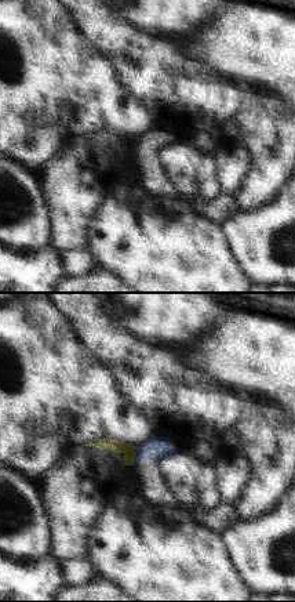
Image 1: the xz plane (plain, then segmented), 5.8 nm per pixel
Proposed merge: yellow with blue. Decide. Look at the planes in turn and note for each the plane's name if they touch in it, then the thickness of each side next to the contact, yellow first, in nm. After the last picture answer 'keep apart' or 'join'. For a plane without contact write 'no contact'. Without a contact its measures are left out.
xz | 70/140 nm

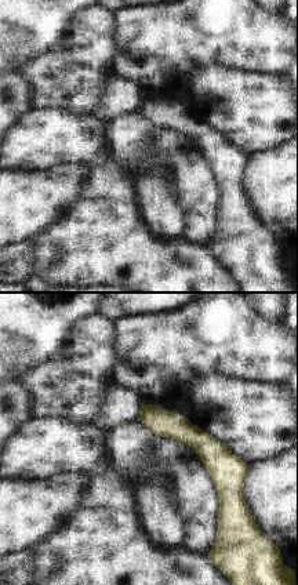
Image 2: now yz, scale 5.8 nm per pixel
yz | 160/20 nm

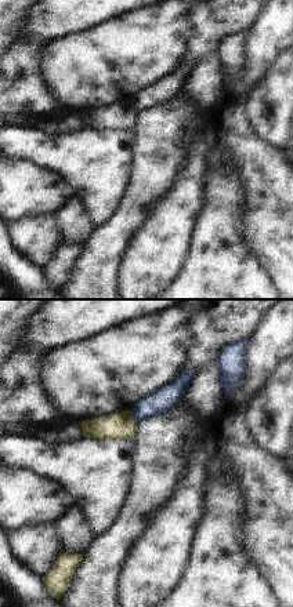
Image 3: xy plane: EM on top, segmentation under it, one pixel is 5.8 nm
xy | 160/140 nm

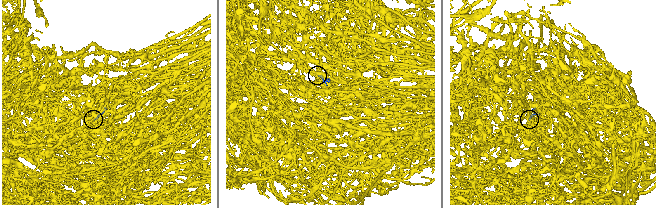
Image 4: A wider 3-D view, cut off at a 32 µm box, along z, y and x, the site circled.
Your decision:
keep apart

